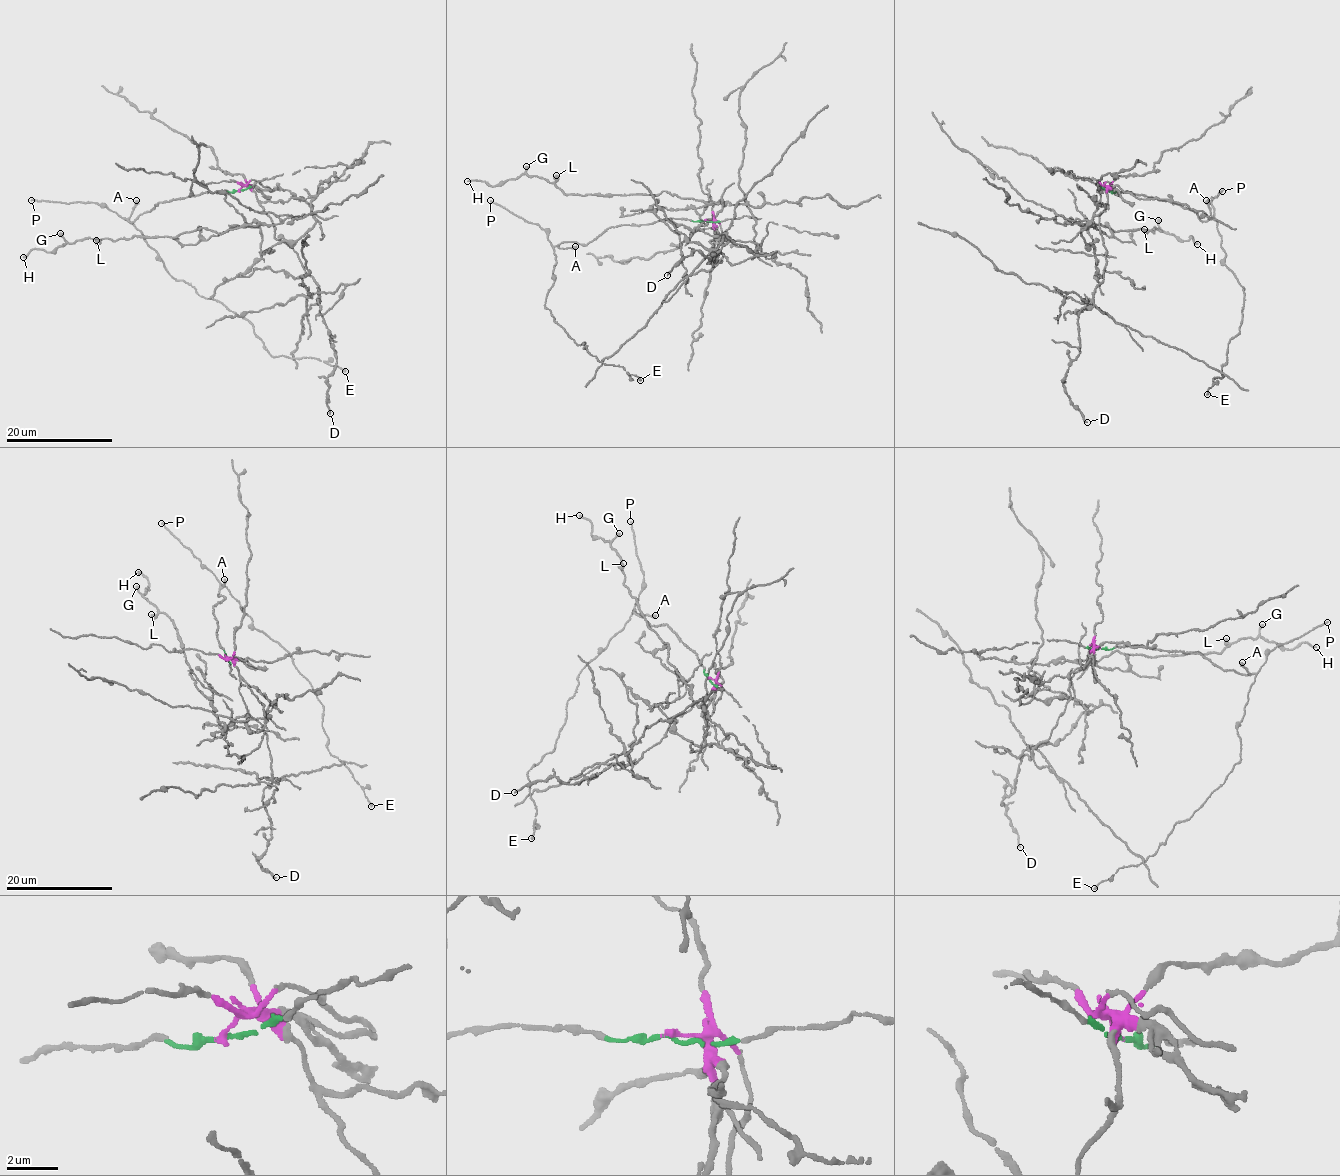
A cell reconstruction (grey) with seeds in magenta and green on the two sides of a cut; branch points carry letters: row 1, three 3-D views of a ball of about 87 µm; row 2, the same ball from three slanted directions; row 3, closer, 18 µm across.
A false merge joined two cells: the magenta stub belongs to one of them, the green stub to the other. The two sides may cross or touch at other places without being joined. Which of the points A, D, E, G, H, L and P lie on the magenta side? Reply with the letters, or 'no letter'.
D, G, H, L

